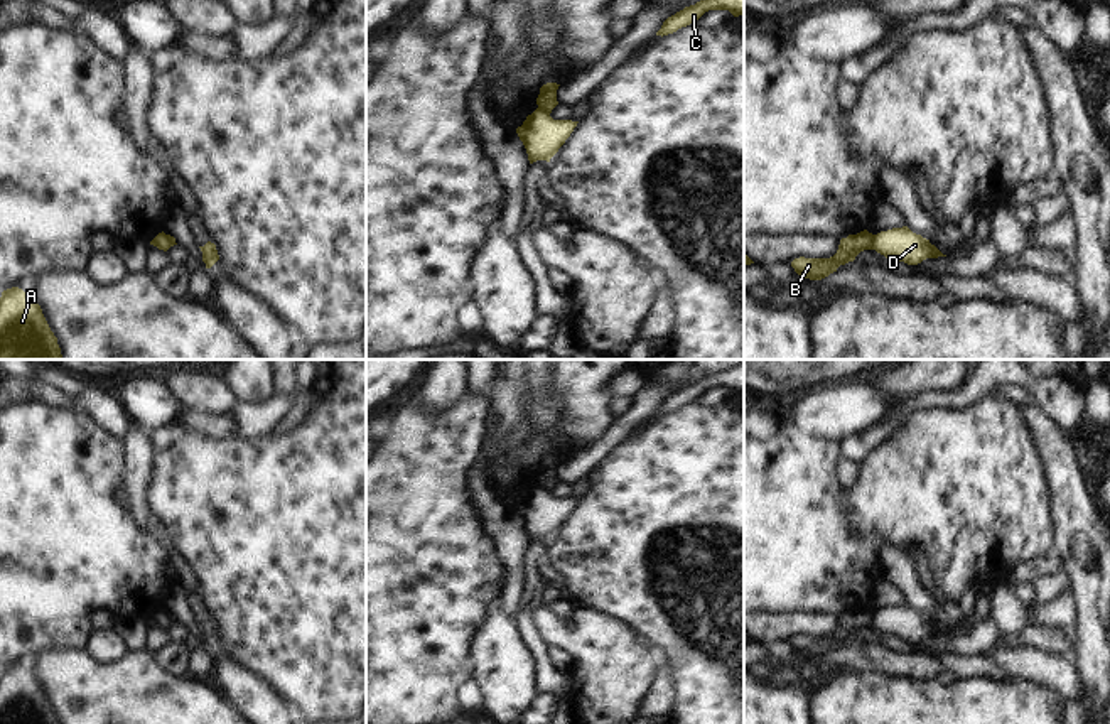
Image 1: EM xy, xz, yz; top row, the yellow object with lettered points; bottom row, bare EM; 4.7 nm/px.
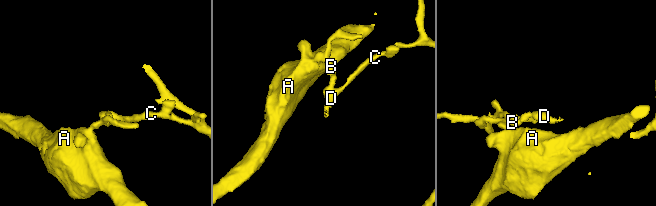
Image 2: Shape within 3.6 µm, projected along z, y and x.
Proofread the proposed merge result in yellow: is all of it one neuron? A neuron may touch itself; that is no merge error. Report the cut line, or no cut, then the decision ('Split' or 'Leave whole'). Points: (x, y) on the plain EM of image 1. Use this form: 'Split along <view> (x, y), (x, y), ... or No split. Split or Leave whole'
Split along yz (874, 613), (871, 626). Split

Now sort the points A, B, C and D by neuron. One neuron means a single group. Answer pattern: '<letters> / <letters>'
A B / C D

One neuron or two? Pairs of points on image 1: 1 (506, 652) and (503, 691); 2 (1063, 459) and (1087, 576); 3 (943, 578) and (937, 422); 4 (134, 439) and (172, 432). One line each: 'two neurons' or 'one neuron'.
1: one neuron
2: one neuron
3: one neuron
4: two neurons

